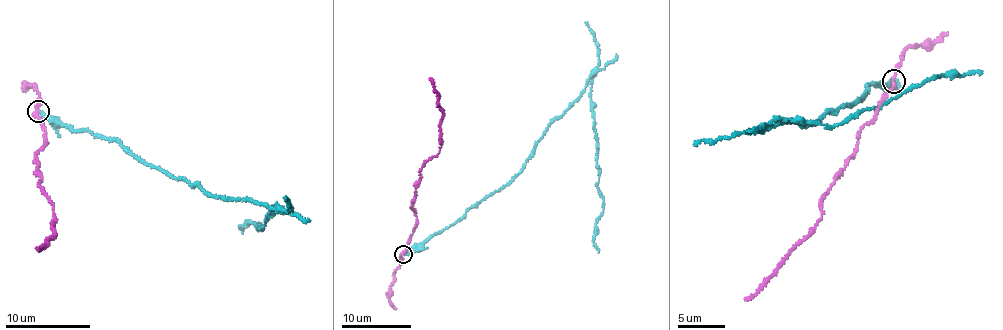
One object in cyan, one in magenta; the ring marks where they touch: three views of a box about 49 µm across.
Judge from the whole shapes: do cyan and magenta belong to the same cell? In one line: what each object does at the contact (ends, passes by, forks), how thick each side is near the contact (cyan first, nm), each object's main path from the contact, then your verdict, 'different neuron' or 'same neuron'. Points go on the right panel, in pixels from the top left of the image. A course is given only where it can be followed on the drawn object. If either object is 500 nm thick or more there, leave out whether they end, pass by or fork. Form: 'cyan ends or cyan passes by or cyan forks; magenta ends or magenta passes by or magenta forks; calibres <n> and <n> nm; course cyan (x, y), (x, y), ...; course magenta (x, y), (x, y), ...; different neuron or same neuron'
cyan ends; magenta passes by; calibres 240 and 260 nm; course cyan (892, 81), (867, 87), (862, 99), (813, 123), (765, 127), (782, 118), (842, 124), (927, 80), (982, 71); course magenta (892, 81), (892, 89), (860, 129), (857, 146), (824, 198), (812, 230), (796, 244), (768, 281), (744, 298); different neuron

